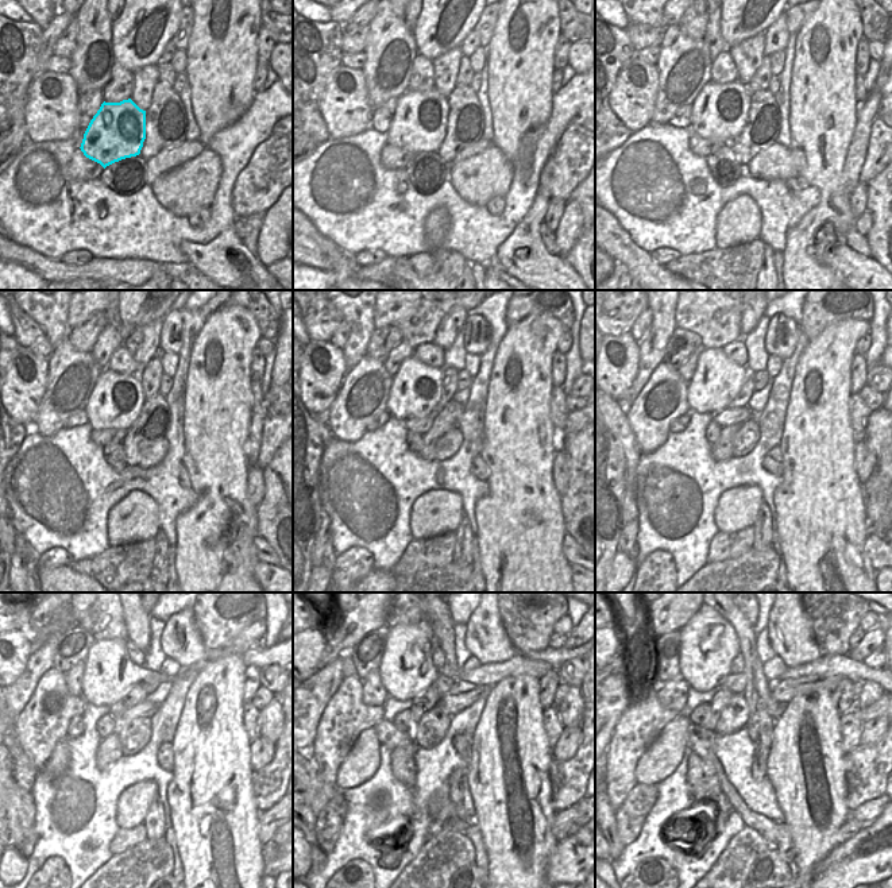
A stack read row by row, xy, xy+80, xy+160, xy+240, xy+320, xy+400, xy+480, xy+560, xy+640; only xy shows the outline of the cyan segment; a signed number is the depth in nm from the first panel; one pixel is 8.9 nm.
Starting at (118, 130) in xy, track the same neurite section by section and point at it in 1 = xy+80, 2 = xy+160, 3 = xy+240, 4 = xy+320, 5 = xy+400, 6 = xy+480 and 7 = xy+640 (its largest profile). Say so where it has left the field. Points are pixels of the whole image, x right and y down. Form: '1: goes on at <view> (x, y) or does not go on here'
1: goes on at xy+80 (419, 126)
2: goes on at xy+160 (719, 111)
3: goes on at xy+240 (116, 400)
4: goes on at xy+320 (416, 387)
5: goes on at xy+400 (717, 381)
6: goes on at xy+480 (108, 675)
7: goes on at xy+640 (709, 643)

